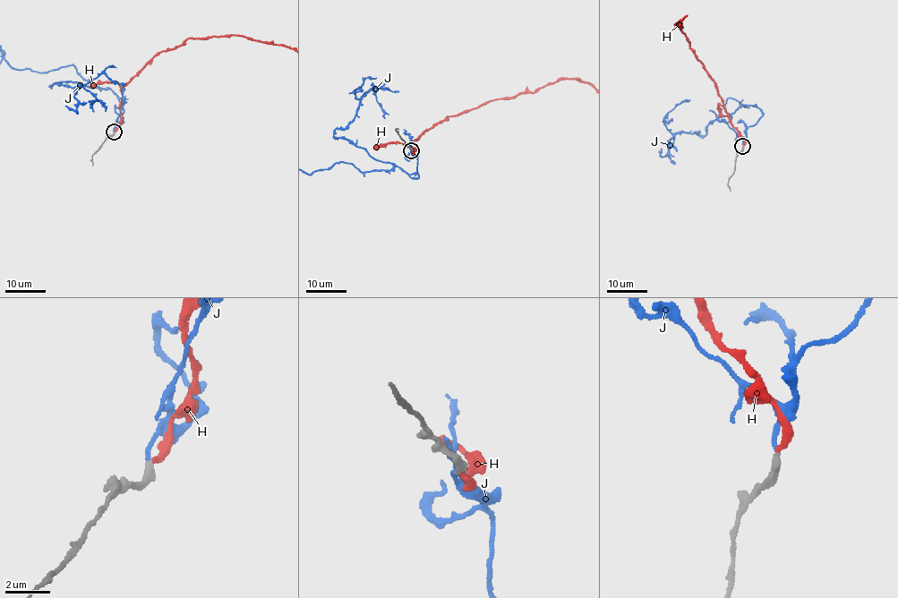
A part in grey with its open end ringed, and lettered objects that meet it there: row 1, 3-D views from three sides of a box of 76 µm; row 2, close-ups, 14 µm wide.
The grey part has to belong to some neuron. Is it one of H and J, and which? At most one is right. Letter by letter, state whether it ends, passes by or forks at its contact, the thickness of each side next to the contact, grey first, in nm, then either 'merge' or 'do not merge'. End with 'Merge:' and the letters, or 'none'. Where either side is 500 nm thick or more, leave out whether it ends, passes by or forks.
H: it ends there; 320 nm thick on the grey side, 280 nm on the other; do not merge
J: it ends there; 340 nm thick on the grey side, 200 nm on the other; merge
Merge: J

